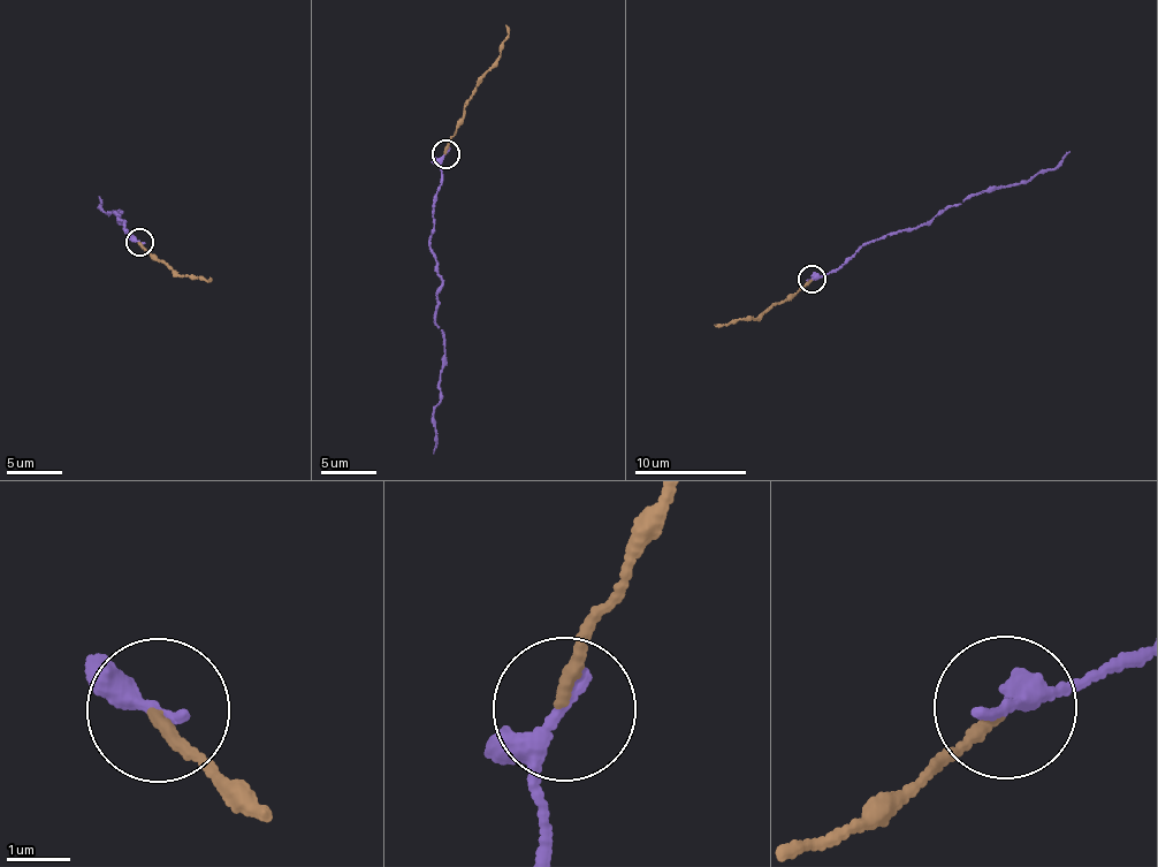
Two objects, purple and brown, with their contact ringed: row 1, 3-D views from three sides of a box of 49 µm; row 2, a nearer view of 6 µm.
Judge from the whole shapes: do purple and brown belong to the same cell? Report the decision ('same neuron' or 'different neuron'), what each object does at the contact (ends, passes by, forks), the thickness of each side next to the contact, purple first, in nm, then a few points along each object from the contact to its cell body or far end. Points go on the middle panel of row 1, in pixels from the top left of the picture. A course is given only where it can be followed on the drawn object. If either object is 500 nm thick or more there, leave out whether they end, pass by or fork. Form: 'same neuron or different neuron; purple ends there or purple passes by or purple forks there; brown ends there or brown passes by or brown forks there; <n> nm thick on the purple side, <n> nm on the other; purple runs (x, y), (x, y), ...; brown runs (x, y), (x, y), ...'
same neuron; purple passes by; brown ends there; 220 nm thick on the purple side, 170 nm on the other; purple runs (444, 154), (429, 242), (442, 287), (434, 314), (444, 345), (432, 423), (434, 453); brown runs (444, 154), (482, 76), (501, 53), (507, 24)

